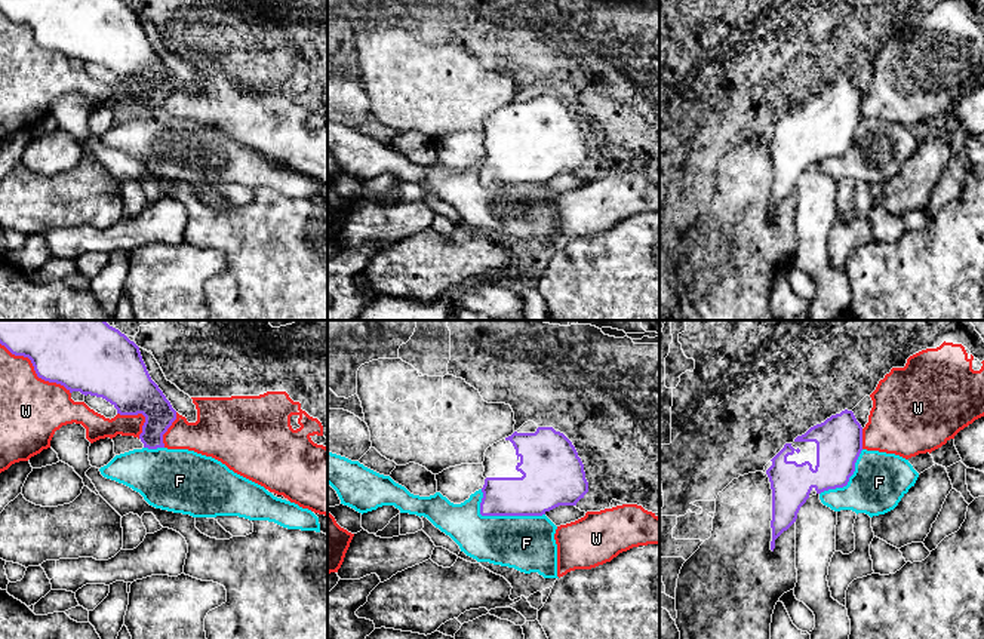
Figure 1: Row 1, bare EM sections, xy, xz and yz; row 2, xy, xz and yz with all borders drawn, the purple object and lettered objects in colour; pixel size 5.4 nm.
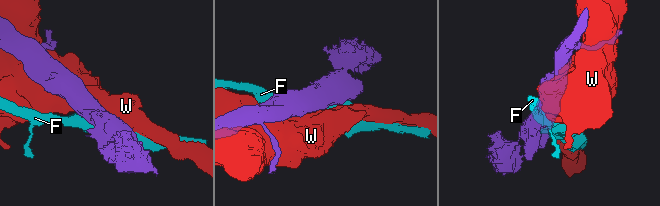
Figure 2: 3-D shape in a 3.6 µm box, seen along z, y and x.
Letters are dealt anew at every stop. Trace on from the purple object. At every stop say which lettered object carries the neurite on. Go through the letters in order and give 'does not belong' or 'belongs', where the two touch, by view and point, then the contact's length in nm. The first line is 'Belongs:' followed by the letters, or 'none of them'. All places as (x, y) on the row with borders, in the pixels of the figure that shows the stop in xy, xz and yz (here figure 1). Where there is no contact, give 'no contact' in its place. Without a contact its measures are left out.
Belongs: none of them
F: does not belong; meets purple in xz at (501, 515); contact 380 nm long
W: does not belong; meets purple in xy at (34, 369); contact 480 nm long

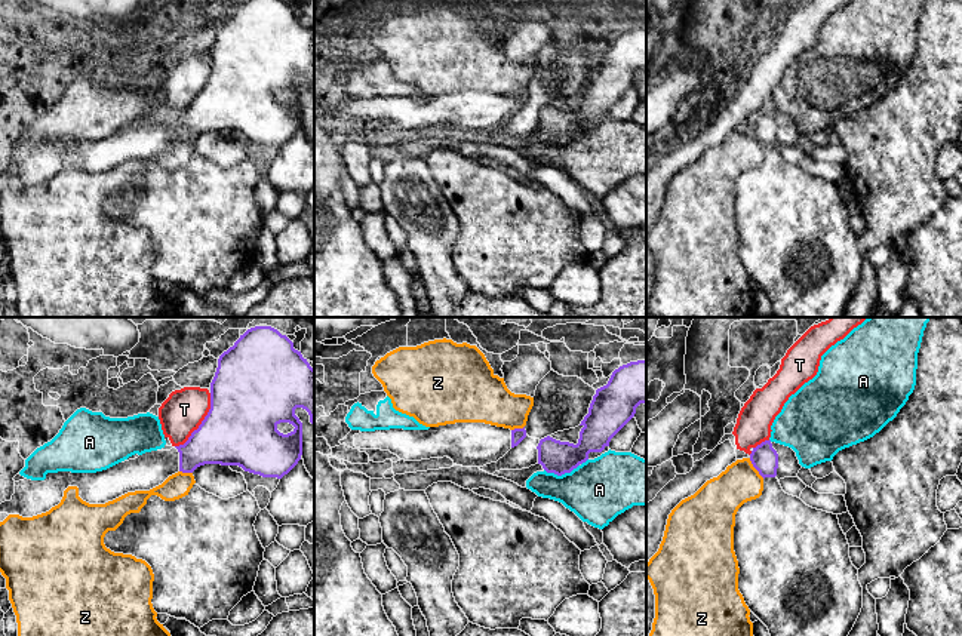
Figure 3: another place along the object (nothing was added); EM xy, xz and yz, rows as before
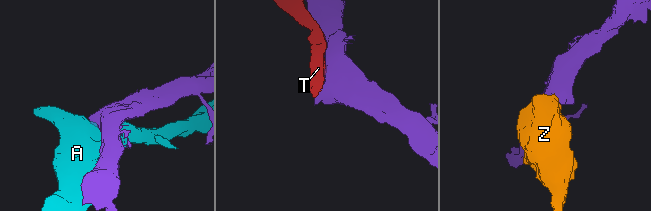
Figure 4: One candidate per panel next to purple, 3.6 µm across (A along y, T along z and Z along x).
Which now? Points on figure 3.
Belongs: none of them
A: does not belong; meets purple in xz at (561, 475); contact 190 nm long
T: does not belong; meets purple in xy at (202, 423); contact 360 nm long
Z: does not belong; meets purple in yz at (755, 467); contact 140 nm long

